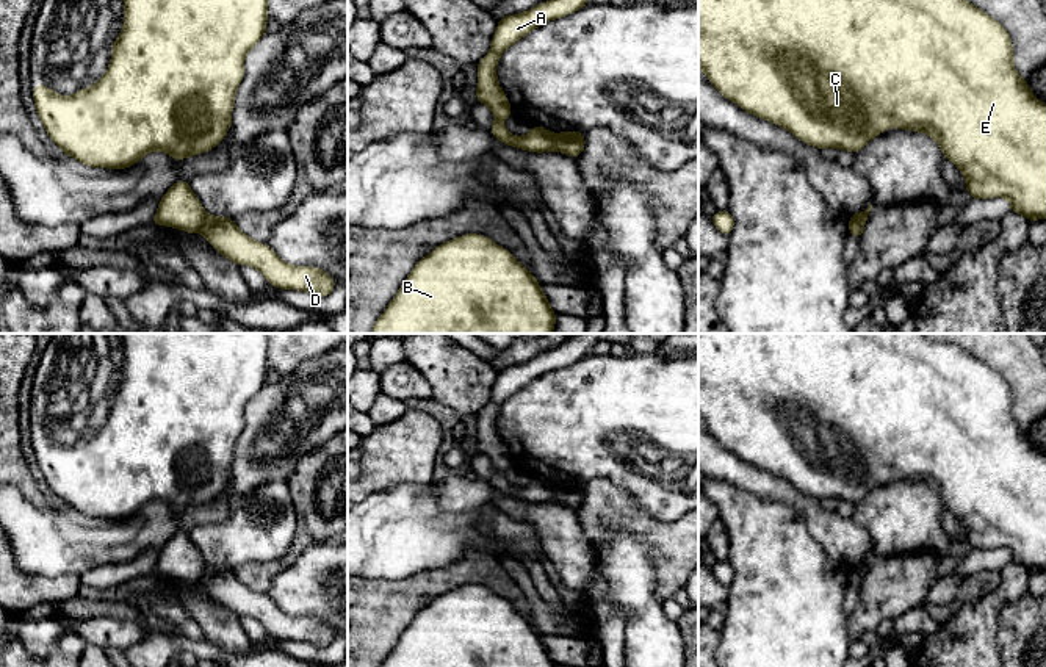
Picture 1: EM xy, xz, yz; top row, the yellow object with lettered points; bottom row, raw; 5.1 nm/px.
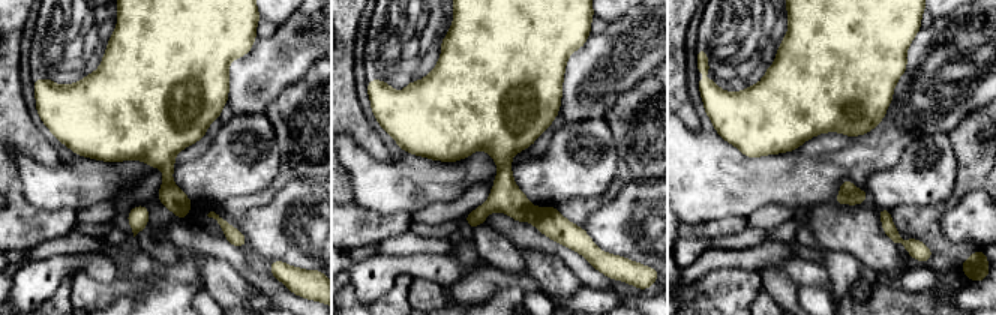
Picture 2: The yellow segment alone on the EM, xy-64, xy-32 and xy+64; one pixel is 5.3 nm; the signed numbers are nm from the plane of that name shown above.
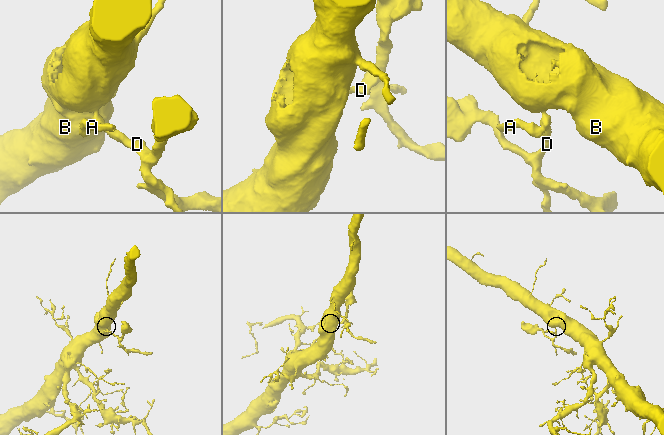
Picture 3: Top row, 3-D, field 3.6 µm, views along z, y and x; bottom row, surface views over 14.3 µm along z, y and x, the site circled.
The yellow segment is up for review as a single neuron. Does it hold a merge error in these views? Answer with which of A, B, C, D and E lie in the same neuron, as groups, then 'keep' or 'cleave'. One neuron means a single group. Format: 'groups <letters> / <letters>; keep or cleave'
groups A B C E / D; cleave

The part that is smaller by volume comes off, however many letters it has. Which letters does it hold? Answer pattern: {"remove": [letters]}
{"remove": ["D"]}

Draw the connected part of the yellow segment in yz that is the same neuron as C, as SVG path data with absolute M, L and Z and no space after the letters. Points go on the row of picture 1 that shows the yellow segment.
M698 0L698 69L705 72L706 78L725 99L759 119L767 119L789 130L797 139L816 149L836 147L839 150L858 153L872 138L878 136L886 128L921 132L922 135L932 136L938 142L943 157L949 158L960 169L971 199L1007 197L1010 200L1010 211L1023 215L1033 222L1035 219L1046 218L1046 103L1035 99L1026 78L1015 70L1013 58L1012 38L1005 28L968 0Z

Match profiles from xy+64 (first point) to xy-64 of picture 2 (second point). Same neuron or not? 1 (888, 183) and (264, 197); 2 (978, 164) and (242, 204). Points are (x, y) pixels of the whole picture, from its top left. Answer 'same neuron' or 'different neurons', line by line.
1: different neurons
2: same neuron

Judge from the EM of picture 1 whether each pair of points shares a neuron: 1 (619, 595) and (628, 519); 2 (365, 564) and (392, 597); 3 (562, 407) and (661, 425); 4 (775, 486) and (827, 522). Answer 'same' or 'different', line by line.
1: different
2: different
3: same
4: same

